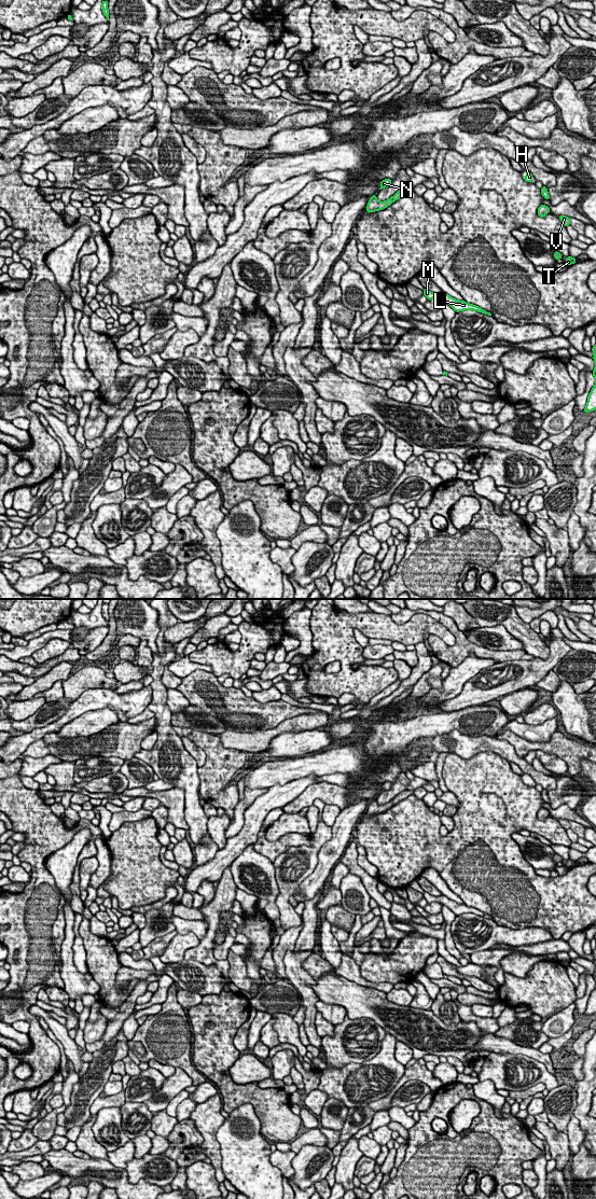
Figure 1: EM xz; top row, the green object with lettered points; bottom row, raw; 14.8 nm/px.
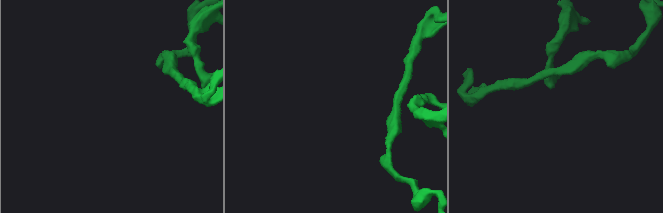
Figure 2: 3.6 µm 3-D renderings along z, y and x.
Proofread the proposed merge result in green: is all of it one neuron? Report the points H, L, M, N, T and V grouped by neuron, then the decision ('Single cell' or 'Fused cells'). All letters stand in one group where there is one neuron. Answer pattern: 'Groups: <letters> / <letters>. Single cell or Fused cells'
Groups: H L M N T V. Single cell

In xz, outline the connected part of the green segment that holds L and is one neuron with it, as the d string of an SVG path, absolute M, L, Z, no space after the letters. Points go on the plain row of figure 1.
M424 892L422 895L424 895L424 898L427 901L427 903L432 903L432 902L441 903L447 906L456 916L459 916L462 914L474 914L477 916L487 917L488 919L491 919L490 916L485 915L481 910L472 908L472 907L468 907L465 904L458 904L444 895L436 897L436 896L430 895L427 892Z

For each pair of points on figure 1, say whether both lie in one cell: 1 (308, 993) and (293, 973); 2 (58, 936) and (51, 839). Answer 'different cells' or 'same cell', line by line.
1: same cell
2: same cell

